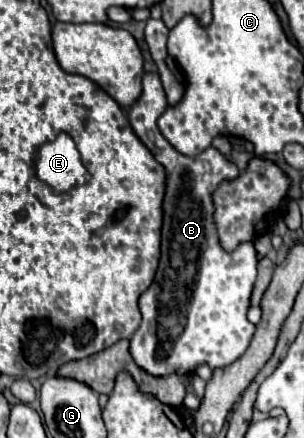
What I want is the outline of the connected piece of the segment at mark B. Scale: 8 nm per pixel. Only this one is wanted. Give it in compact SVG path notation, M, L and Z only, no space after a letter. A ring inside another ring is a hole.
M146 73L142 77L142 95L140 99L128 107L128 121L138 135L138 139L152 151L156 161L166 169L166 193L164 193L164 225L162 225L162 257L152 285L140 295L140 311L142 323L130 339L130 353L134 361L154 377L166 377L170 373L188 375L198 365L206 363L210 369L226 367L234 363L248 349L256 325L252 325L246 317L250 309L250 295L256 281L256 265L258 255L254 243L240 243L234 251L226 251L220 245L216 223L214 223L214 201L212 193L222 181L232 181L240 175L238 167L228 161L216 147L208 147L196 157L186 157L172 149L170 141L160 133L156 121L168 107L166 93L160 83L158 73Z

